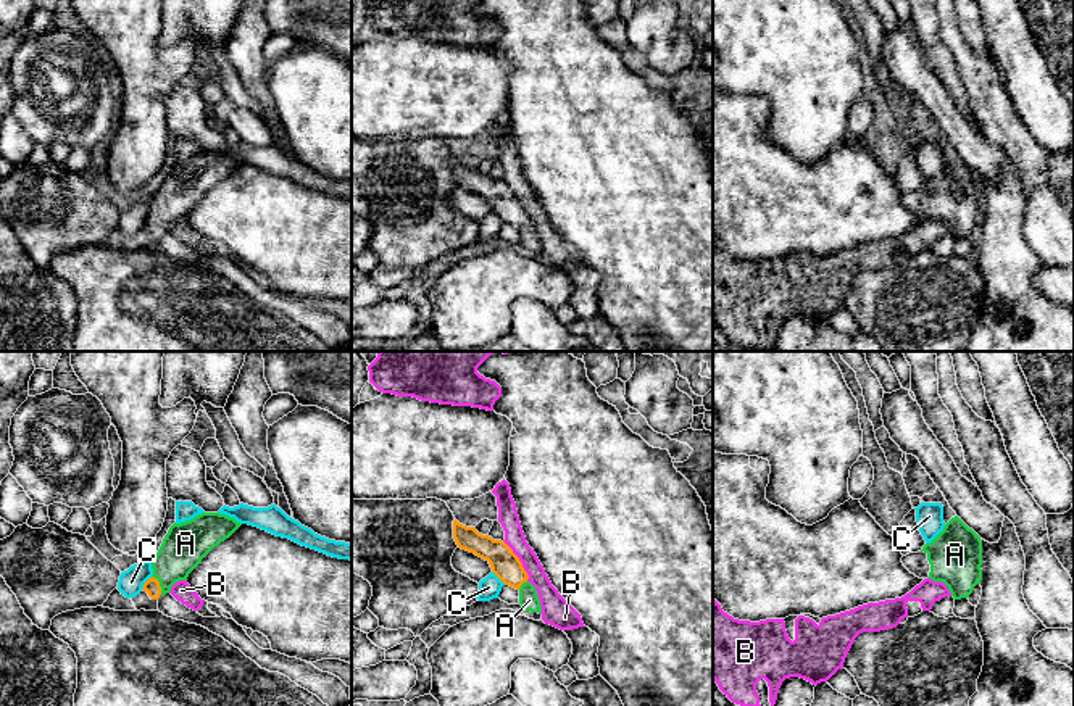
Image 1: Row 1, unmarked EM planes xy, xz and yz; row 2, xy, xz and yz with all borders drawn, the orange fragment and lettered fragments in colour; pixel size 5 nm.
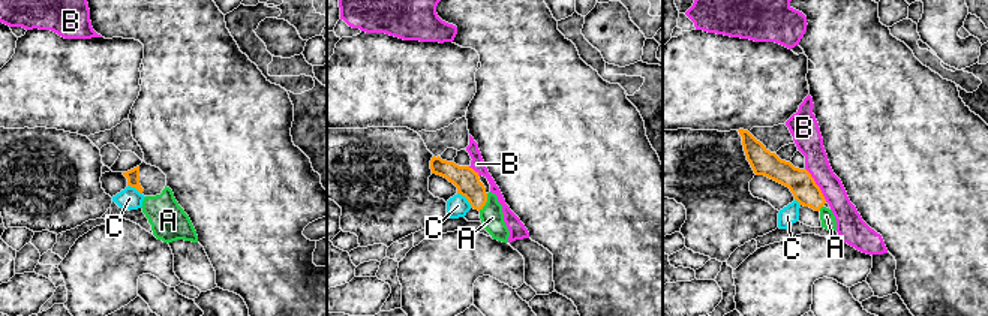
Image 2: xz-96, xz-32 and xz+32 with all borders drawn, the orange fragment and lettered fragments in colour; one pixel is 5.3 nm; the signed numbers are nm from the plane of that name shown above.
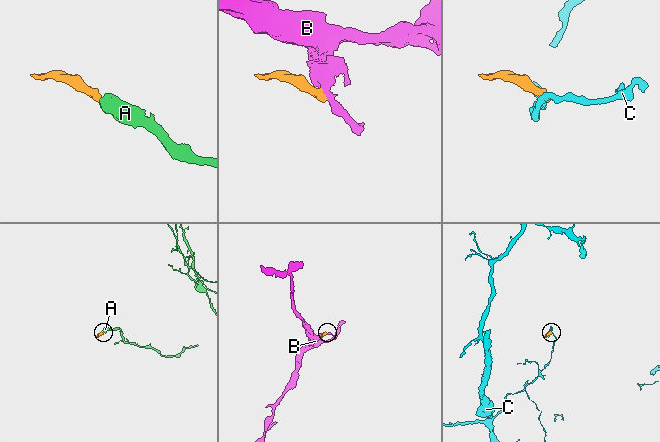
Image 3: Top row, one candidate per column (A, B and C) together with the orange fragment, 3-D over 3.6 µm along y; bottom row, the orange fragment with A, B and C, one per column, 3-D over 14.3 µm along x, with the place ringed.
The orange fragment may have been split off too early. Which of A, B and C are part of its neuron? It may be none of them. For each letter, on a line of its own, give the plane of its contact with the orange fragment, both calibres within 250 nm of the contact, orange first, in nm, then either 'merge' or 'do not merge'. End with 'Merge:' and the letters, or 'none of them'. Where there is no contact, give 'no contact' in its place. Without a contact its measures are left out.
A: meets orange in xy; 80 nm thick on the orange side, 220 nm on the other; merge
B: meets orange in xz; 150 nm thick on the orange side, 110 nm on the other; do not merge
C: meets orange in xy; 80 nm thick on the orange side, 130 nm on the other; do not merge
Merge: A

